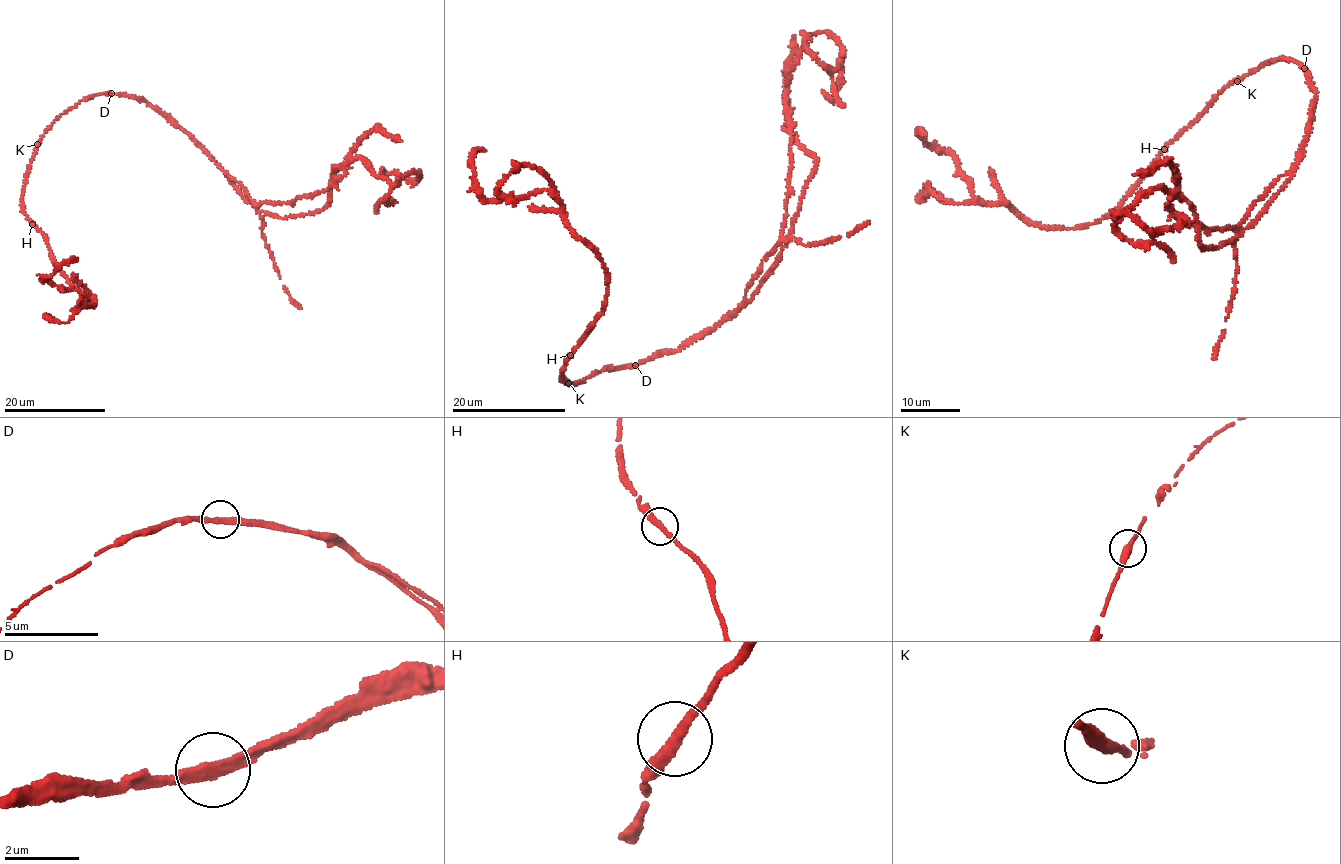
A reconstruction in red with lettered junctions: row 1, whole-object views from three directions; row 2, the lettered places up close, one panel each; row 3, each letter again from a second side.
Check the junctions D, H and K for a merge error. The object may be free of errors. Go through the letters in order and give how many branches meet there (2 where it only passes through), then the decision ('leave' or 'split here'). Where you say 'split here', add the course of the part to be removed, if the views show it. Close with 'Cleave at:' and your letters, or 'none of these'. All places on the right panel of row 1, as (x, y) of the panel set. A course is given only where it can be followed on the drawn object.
D: 2 branches meet; split here; foreign part runs (1304, 68), (1301, 153), (1256, 219), (1204, 250), (1163, 189), (1116, 217), (1157, 231), (1176, 215)
H: 2 branches meet; leave
K: 2 branches meet; leave
Cleave at: D

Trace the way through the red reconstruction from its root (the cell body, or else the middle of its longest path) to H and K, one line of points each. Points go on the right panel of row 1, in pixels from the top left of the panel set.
H: (1299, 63), (1279, 58), (1263, 63), (1236, 80), (1164, 150)
K: (1299, 63), (1282, 58), (1268, 61), (1236, 81)

